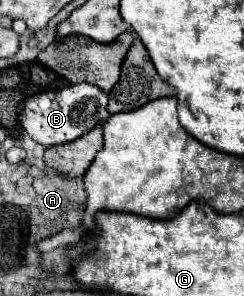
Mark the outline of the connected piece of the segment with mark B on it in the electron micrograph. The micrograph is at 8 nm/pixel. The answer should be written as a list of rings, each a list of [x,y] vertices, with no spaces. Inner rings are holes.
[[[88,83],[68,85],[58,91],[44,91],[30,97],[24,103],[24,109],[20,111],[20,125],[36,143],[44,147],[62,145],[94,129],[100,123],[100,107],[102,107],[102,123],[104,123],[110,117],[106,105],[108,105],[108,95],[96,85],[88,85]]]

